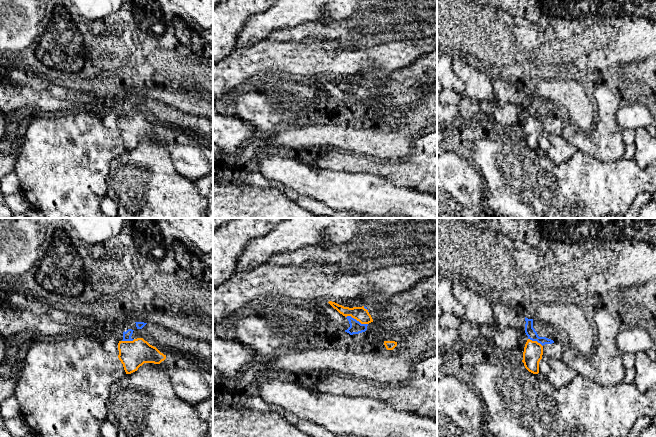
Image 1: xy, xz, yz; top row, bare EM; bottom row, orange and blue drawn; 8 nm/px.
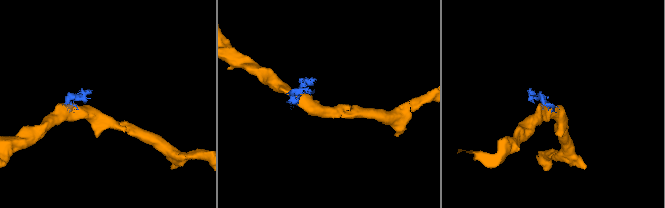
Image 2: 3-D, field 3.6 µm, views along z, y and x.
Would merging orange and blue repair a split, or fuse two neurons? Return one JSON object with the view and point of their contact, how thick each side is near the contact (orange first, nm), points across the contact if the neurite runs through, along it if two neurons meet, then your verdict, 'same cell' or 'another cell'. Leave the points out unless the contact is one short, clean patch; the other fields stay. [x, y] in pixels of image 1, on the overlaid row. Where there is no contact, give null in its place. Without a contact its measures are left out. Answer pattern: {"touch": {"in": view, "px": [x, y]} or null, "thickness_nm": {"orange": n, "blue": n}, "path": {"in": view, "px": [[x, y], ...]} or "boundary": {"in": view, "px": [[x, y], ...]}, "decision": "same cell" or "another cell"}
{"touch": {"in": "xz", "px": [357, 320]}, "thickness_nm": {"orange": 120, "blue": 100}, "boundary": {"in": "xz", "px": [[346, 316], [351, 316], [361, 323], [367, 324]]}, "decision": "another cell"}

